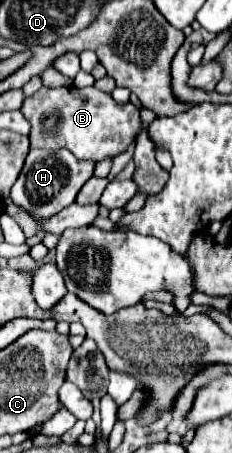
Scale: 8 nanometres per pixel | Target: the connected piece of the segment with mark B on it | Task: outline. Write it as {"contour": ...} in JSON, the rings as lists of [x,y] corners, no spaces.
{"contour":[[[41,88],[25,98],[21,112],[31,124],[29,140],[33,148],[43,150],[71,150],[79,160],[101,162],[123,154],[137,138],[141,128],[139,108],[131,102],[117,104],[111,94],[91,88]]]}

